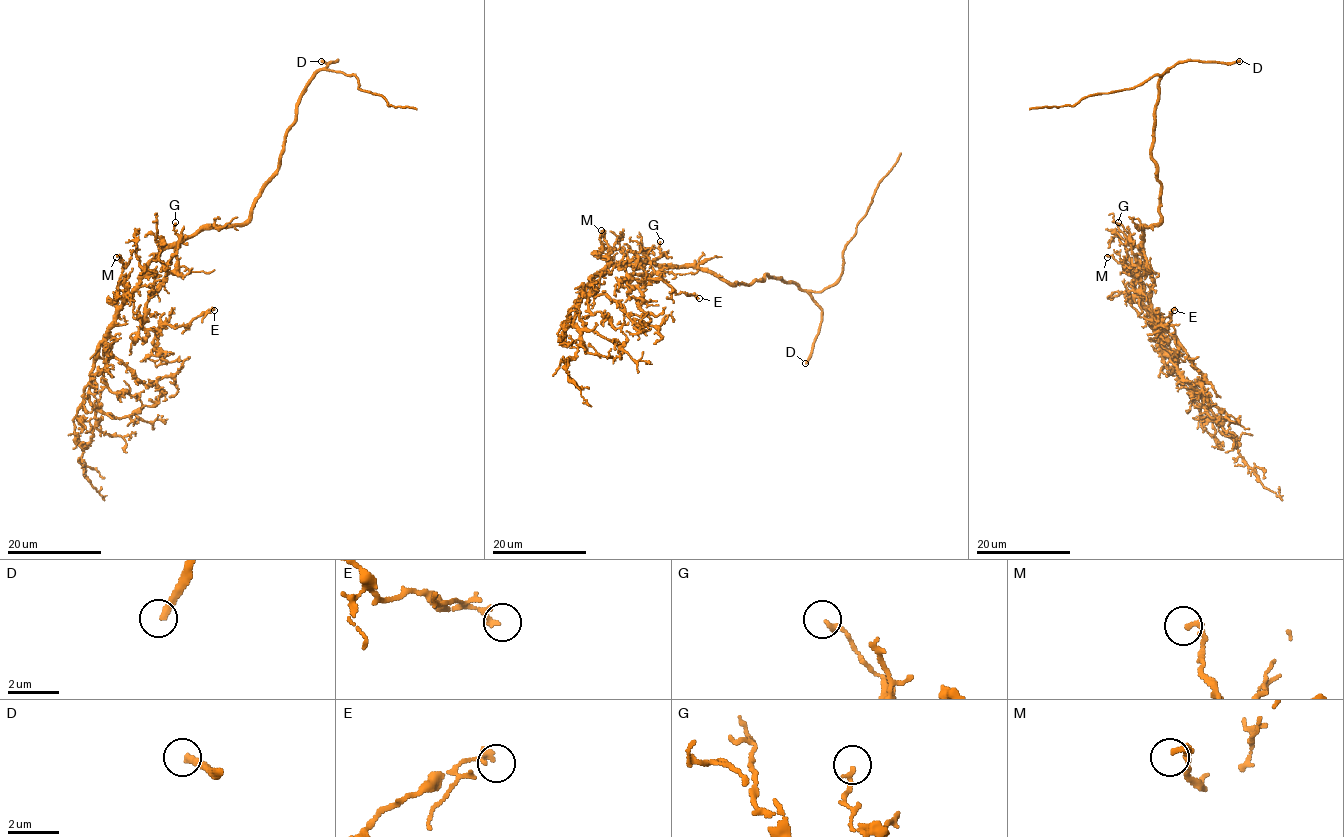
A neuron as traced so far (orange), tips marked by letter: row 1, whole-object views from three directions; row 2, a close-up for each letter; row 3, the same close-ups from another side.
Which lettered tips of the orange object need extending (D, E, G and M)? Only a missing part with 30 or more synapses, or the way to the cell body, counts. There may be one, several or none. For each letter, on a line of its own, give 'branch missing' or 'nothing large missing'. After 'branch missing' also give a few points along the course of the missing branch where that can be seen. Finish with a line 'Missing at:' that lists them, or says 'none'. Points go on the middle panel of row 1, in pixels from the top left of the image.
D: branch missing
E: nothing large missing
G: nothing large missing
M: nothing large missing
Missing at: D

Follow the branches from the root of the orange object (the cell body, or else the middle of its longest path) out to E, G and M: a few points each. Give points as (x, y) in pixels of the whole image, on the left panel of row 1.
E: (218, 226), (198, 230), (181, 241), (176, 266), (146, 308), (173, 326), (214, 310)
G: (218, 226), (187, 235), (176, 250), (176, 266), (169, 271), (166, 264), (176, 251), (179, 239), (175, 222)
M: (218, 226), (198, 230), (165, 247), (130, 292), (124, 290), (123, 264), (120, 256), (116, 257)

